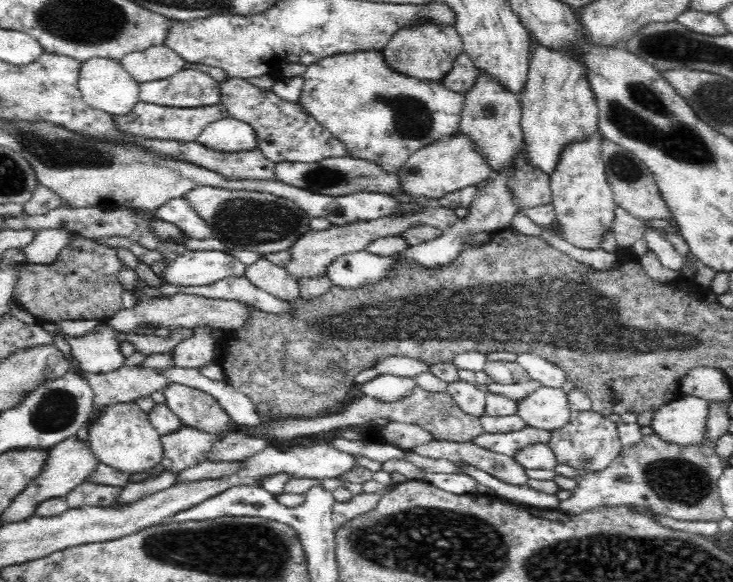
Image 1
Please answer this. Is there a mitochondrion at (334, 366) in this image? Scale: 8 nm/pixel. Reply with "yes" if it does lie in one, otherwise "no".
yes

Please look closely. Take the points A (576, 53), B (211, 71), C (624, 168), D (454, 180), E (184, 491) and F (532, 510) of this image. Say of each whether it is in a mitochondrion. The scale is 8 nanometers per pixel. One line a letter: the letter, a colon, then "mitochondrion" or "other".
A: other
B: other
C: mitochondrion
D: other
E: other
F: other

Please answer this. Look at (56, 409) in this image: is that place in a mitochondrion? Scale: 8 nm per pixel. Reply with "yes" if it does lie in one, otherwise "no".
yes

